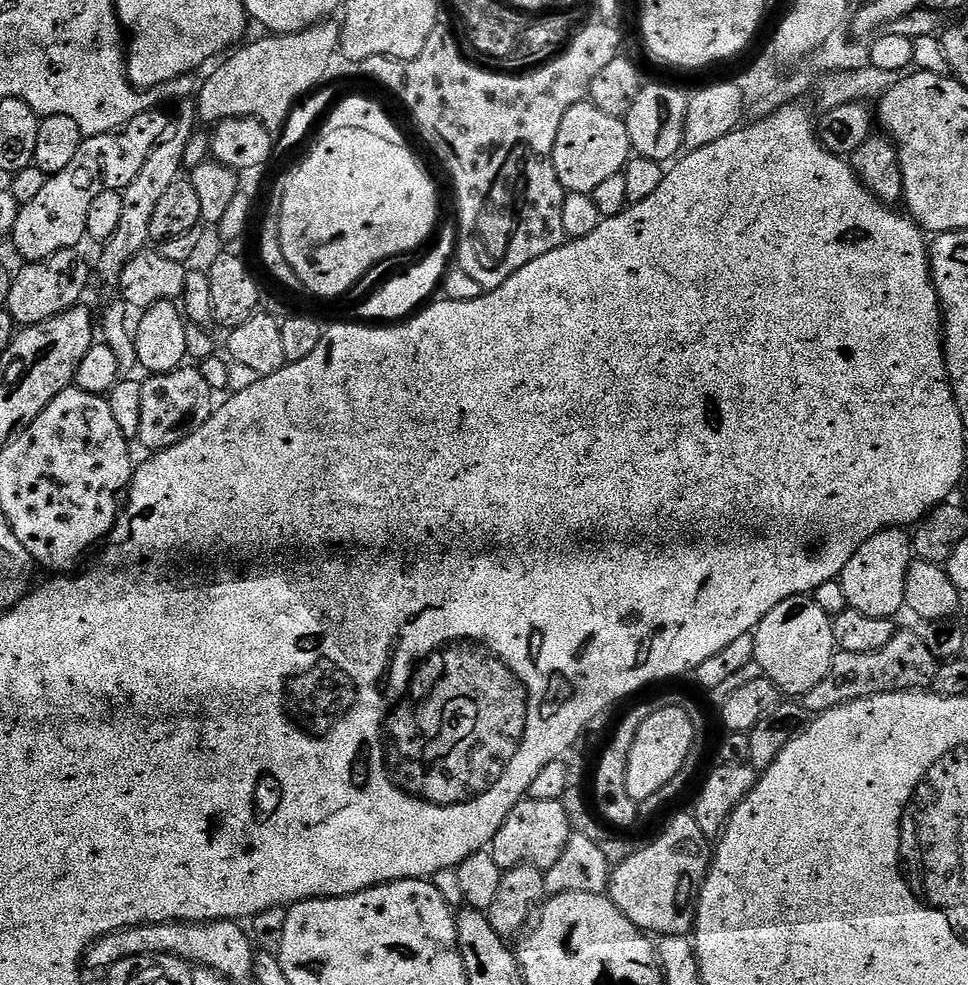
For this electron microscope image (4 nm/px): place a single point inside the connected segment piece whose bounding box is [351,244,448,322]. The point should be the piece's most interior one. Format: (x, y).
(391, 294)

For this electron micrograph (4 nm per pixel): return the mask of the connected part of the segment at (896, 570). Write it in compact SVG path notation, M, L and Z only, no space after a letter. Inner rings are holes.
M888 528L885 532L874 534L874 538L864 544L846 562L842 574L838 577L842 590L846 590L846 602L849 608L858 610L870 618L896 618L905 607L906 574L914 559L912 541L907 531Z

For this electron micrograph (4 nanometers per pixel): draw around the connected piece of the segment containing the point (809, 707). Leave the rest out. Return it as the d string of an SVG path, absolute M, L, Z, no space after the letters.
M900 630L889 644L877 652L854 654L837 651L830 674L826 674L826 678L822 678L814 690L803 696L802 703L809 714L819 714L834 710L851 700L877 696L879 692L924 690L934 682L934 674L938 674L940 666L941 661L936 659L923 635L920 637L916 632Z

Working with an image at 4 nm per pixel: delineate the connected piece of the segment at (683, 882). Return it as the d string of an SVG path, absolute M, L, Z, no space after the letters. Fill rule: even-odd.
M680 812L653 844L640 846L632 858L611 869L612 900L645 933L656 932L657 937L688 936L696 927L696 902L713 855L710 838L702 834L695 815Z

